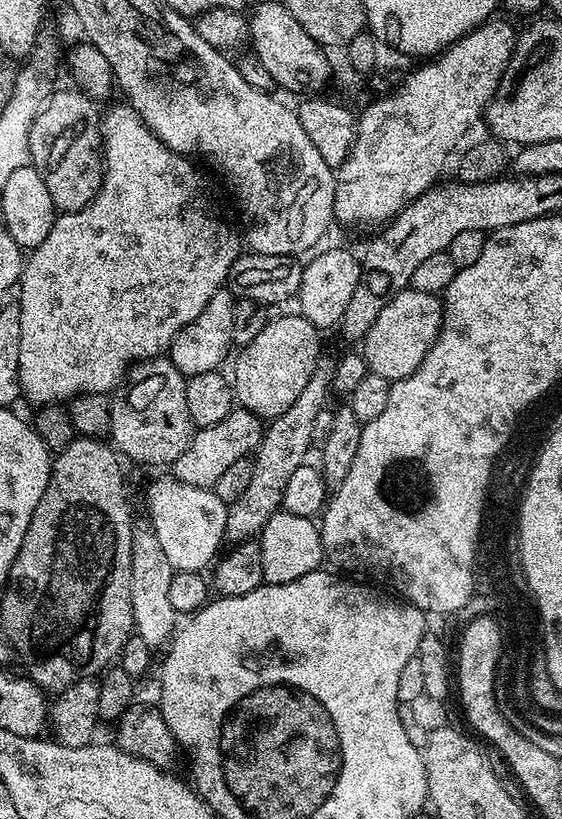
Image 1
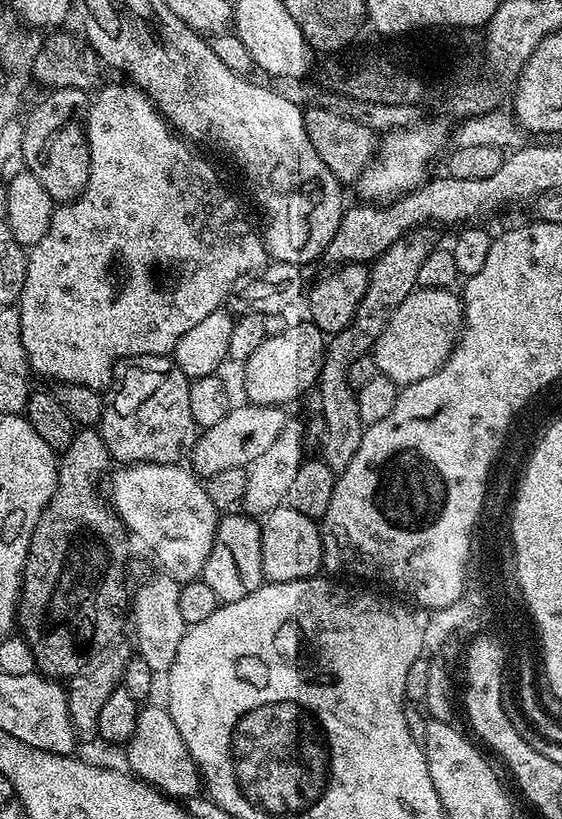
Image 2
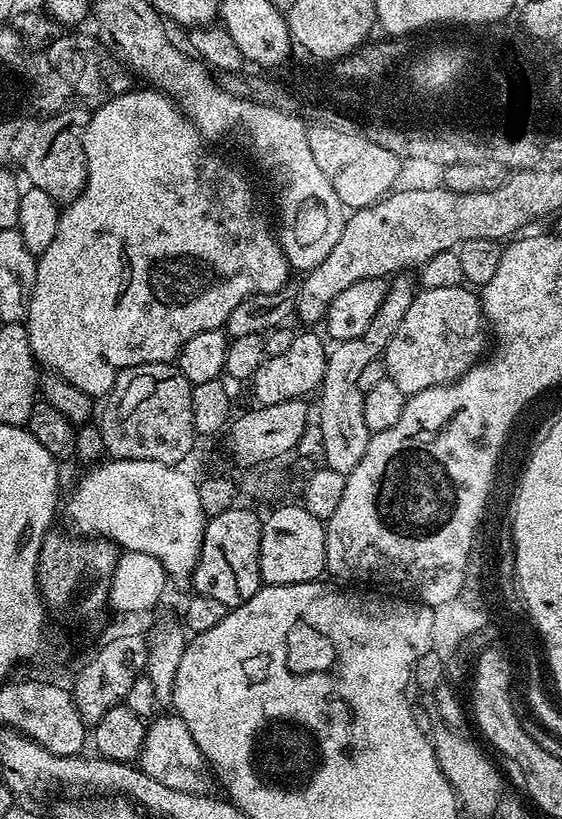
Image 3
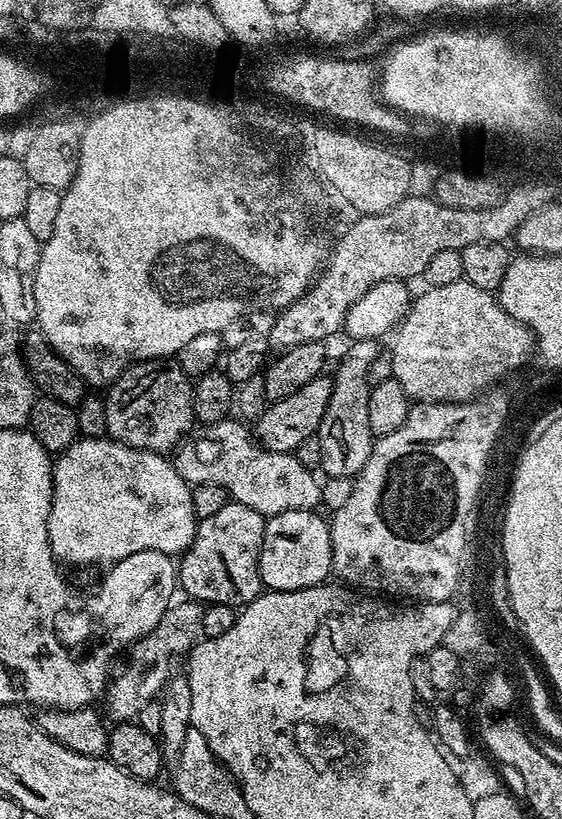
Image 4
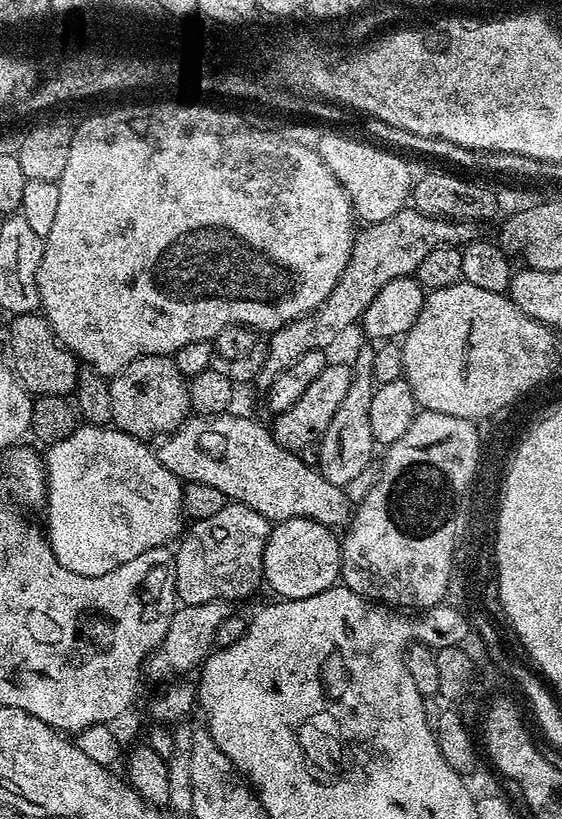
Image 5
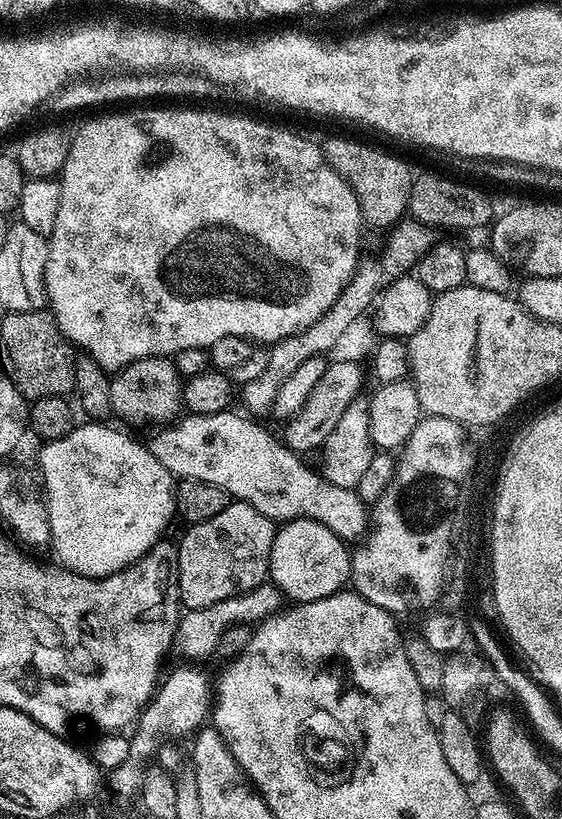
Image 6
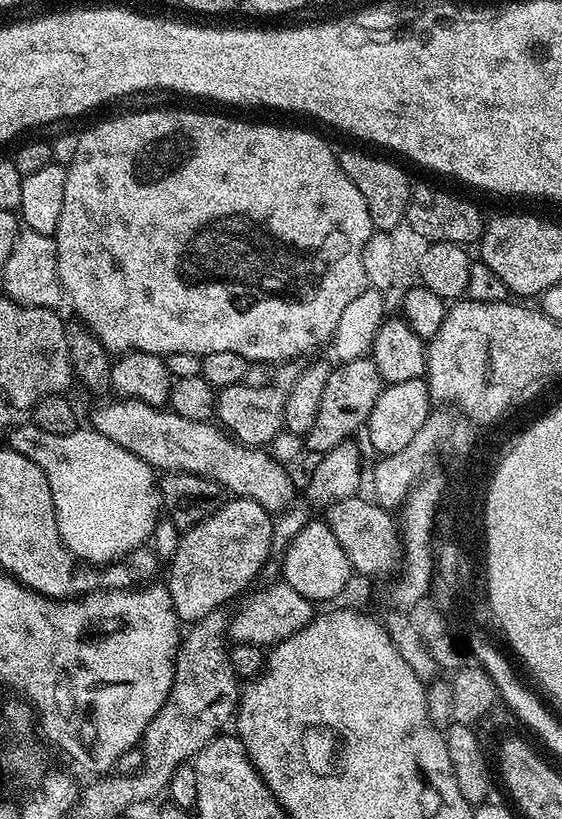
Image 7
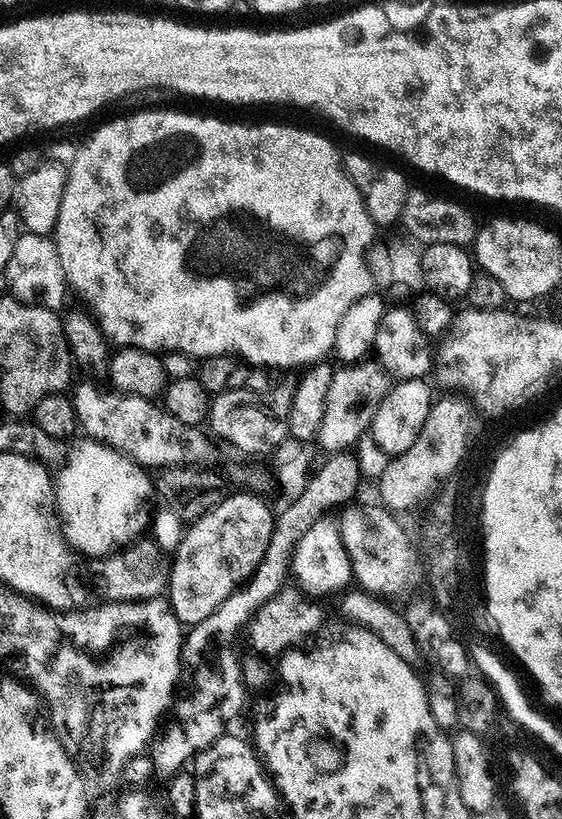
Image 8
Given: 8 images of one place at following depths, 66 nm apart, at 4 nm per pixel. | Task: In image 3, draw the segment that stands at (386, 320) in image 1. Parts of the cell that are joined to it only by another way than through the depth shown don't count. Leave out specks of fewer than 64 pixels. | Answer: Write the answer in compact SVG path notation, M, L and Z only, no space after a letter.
M471 287L417 291L410 310L406 310L384 348L382 359L387 379L392 380L405 397L439 384L453 384L485 355L484 332L486 336L480 297Z

